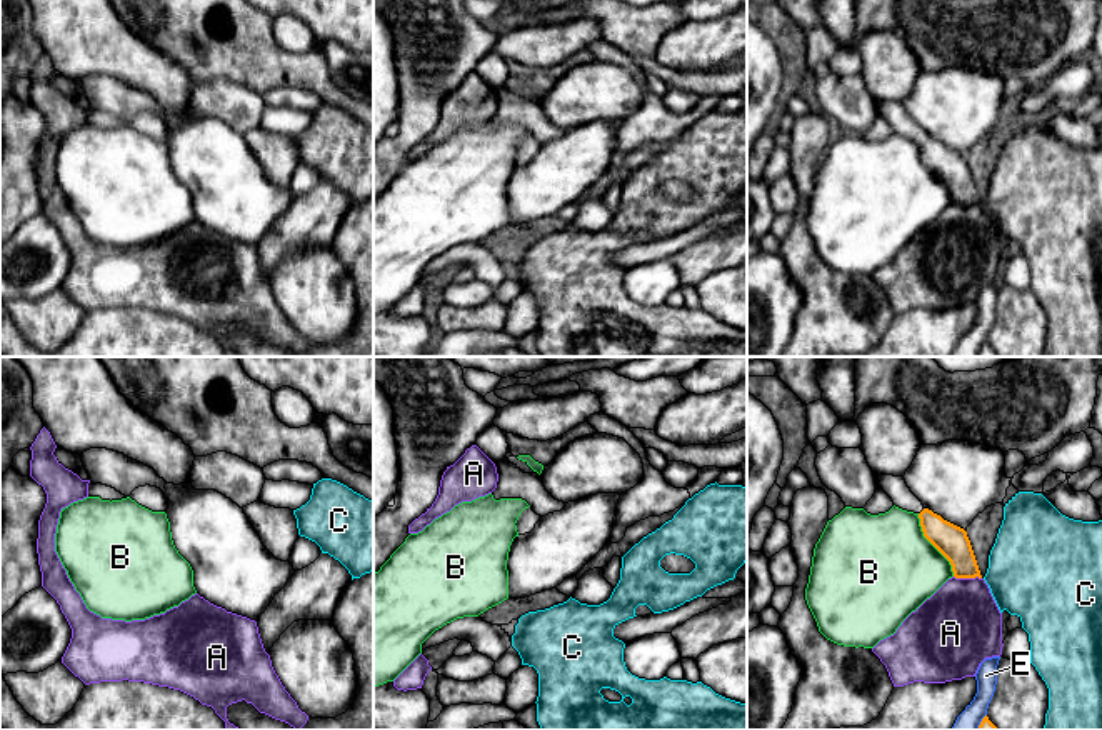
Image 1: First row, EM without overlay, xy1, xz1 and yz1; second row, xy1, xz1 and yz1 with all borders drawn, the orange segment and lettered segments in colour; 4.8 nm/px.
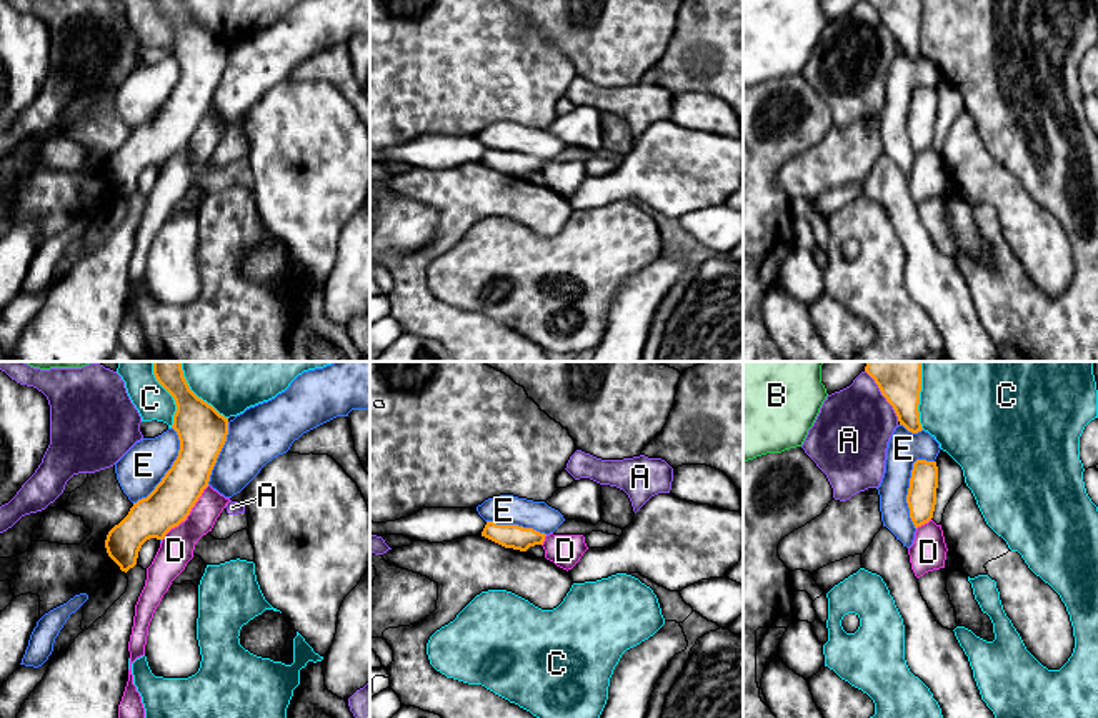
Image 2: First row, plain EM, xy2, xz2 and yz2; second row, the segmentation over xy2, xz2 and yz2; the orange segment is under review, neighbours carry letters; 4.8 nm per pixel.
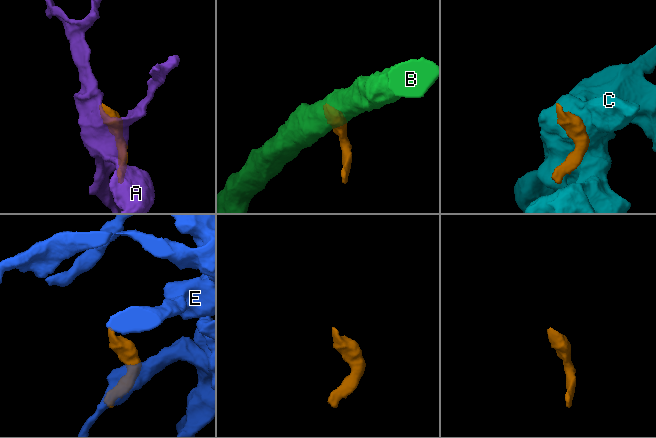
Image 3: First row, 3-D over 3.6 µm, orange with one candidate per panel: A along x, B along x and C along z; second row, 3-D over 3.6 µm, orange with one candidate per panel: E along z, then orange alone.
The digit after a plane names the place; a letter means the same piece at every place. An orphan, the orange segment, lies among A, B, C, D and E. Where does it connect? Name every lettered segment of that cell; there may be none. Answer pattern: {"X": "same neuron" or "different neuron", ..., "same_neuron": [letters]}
{"A": "different neuron", "B": "different neuron", "C": "different neuron", "D": "different neuron", "E": "different neuron", "same_neuron": []}

